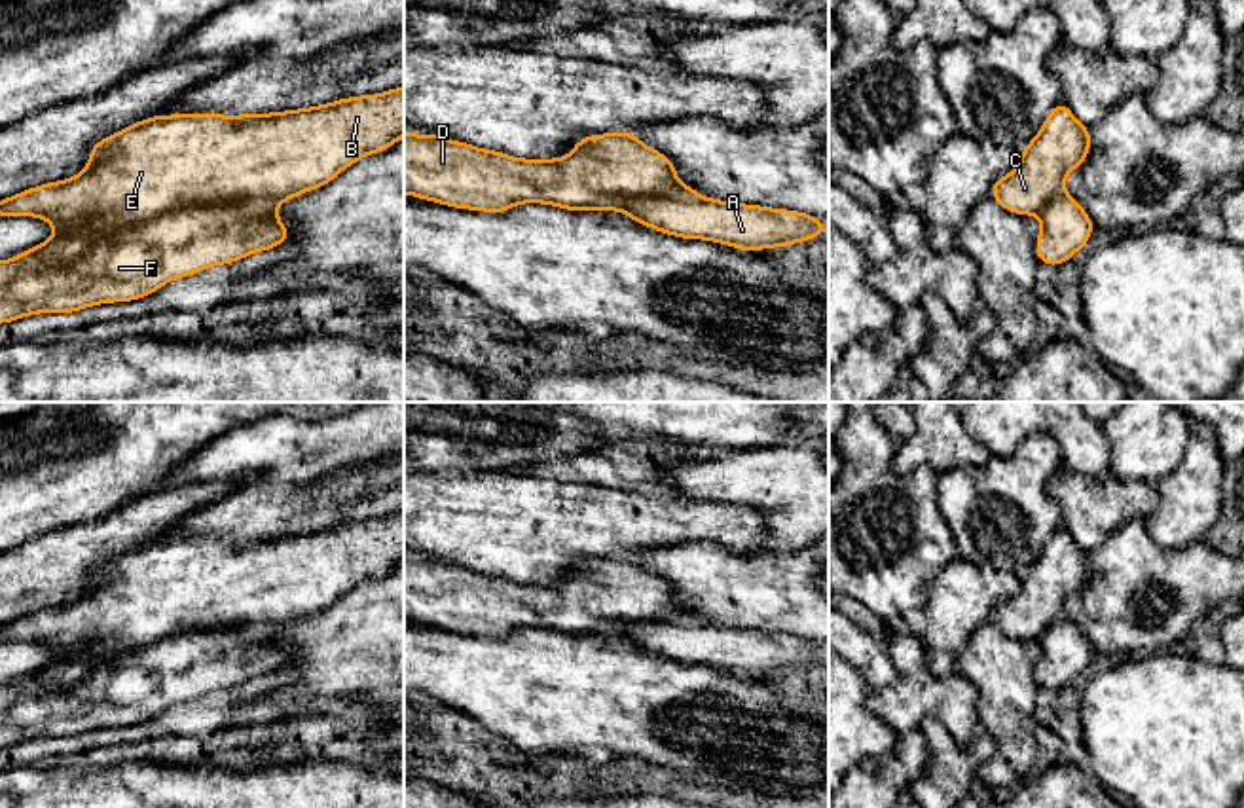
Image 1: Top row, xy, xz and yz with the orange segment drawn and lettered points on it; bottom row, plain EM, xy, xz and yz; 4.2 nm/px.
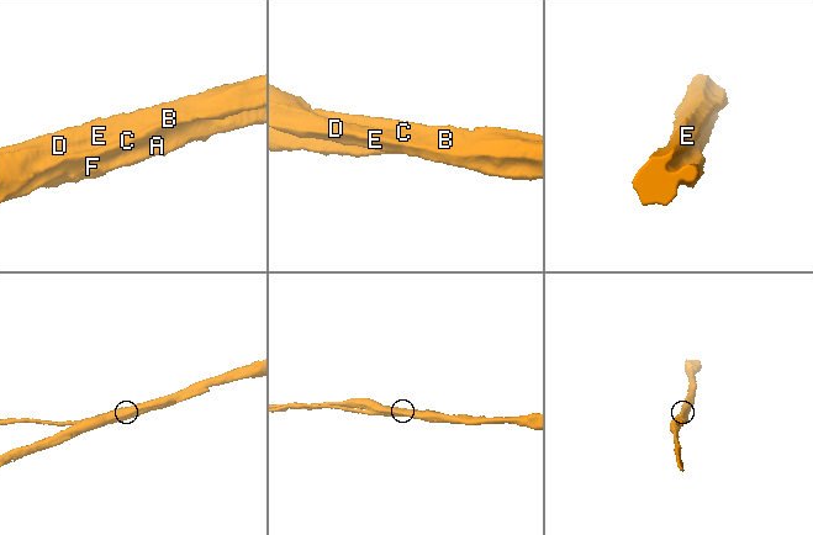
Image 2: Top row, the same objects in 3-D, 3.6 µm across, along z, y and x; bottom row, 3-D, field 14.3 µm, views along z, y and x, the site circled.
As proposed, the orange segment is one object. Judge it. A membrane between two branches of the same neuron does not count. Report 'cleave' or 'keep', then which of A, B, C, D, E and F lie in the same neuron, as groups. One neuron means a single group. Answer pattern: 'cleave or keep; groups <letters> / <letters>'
cleave; groups A F / B C D E

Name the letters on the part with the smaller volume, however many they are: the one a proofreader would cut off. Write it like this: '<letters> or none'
A, F

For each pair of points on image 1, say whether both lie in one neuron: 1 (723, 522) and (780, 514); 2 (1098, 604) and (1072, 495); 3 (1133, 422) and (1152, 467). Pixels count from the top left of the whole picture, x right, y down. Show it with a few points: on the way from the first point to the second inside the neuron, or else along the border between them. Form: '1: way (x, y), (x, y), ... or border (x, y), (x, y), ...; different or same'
1: border (721, 499), (757, 507), (776, 547); different
2: border (1125, 524), (1091, 554); different
3: way (1144, 433), (1148, 456); same

